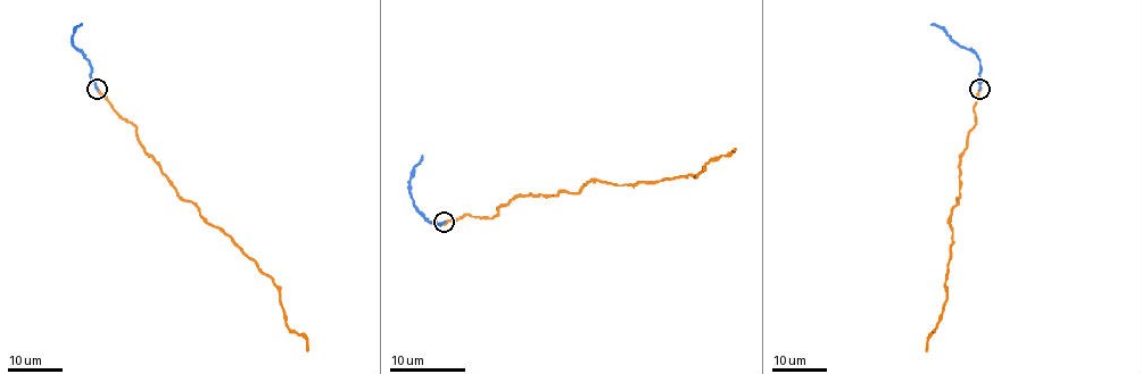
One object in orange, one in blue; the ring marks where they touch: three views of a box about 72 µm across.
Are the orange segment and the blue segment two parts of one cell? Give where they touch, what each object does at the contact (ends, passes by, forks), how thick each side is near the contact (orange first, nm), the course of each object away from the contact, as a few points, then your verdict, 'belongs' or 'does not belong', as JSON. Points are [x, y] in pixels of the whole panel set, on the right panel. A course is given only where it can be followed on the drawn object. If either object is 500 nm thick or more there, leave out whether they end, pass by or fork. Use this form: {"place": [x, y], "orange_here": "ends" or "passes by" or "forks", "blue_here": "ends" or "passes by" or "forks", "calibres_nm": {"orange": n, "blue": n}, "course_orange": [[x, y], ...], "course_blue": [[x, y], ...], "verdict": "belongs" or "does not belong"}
{"place": [979, 89], "orange_here": "ends", "blue_here": "ends", "calibres_nm": {"orange": 200, "blue": 190}, "course_orange": [[979, 89], [974, 107], [977, 123], [961, 154], [958, 204], [950, 217], [946, 300], [926, 351]], "course_blue": [[979, 89], [979, 59], [931, 24]], "verdict": "does not belong"}

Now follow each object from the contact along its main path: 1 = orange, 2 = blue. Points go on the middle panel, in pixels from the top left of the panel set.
1: (444, 223), (464, 215), (493, 218), (513, 198), (577, 192), (588, 181), (696, 177), (713, 158), (734, 149)
2: (444, 223), (430, 223), (413, 204), (410, 190), (411, 172), (422, 155)

